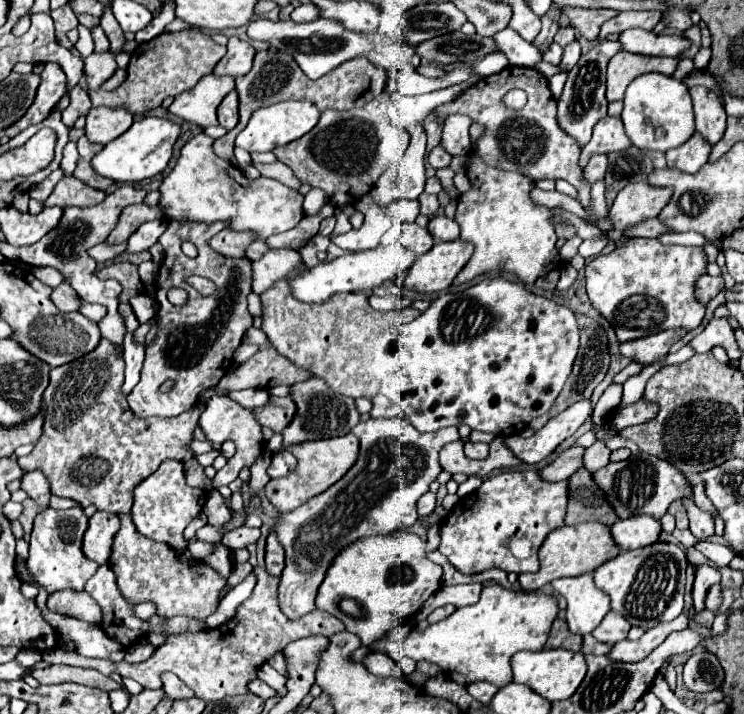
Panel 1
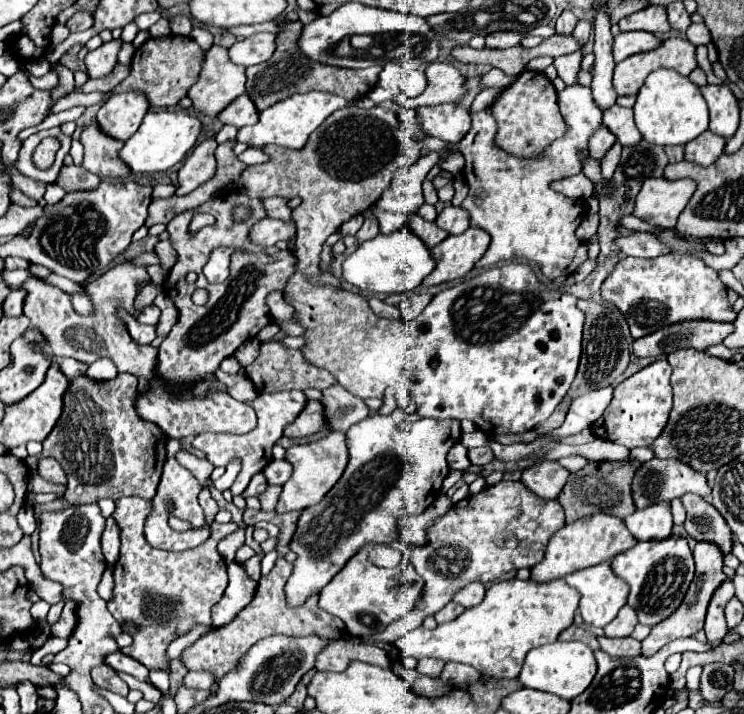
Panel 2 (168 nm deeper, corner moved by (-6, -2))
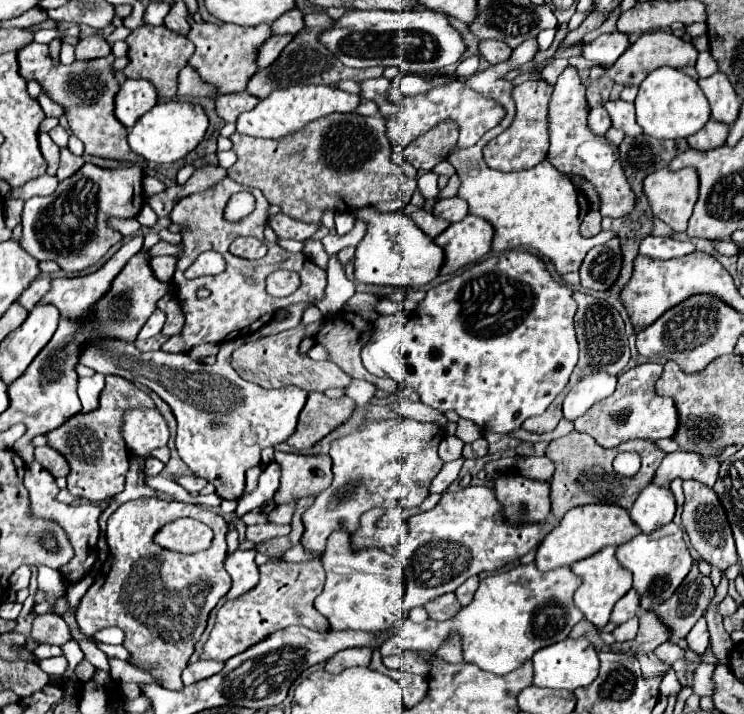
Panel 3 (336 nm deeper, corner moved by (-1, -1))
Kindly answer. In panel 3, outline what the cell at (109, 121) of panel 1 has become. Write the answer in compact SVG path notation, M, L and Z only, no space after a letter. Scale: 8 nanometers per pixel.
M125 80L115 98L115 116L123 126L131 128L147 110L157 104L157 100L157 90L149 80Z

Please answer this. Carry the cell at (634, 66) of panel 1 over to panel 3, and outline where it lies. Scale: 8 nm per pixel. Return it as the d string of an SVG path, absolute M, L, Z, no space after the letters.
M657 30L657 32L645 32L639 36L639 40L635 44L631 44L621 56L619 60L611 66L611 68L591 68L589 70L589 78L595 80L595 78L601 78L601 76L609 76L611 80L615 80L617 84L623 84L623 86L639 86L647 74L651 74L655 68L661 68L661 66L671 66L671 68L683 68L683 66L695 66L695 60L697 60L699 52L695 50L695 46L675 34L669 34L669 32L663 32L663 30Z

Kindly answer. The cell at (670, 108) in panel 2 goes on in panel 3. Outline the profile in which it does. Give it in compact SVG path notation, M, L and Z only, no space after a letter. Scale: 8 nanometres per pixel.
M667 66L653 70L643 80L643 84L639 86L639 94L635 98L635 108L637 108L637 122L643 128L643 132L659 140L687 138L699 132L711 118L709 102L699 84L681 70Z

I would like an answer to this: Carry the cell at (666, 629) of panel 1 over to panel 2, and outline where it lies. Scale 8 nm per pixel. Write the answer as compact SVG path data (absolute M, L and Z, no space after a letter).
M698 541L696 543L696 547L694 547L696 575L694 575L694 581L692 581L686 597L684 597L684 603L668 619L664 619L664 623L658 623L652 629L652 633L642 641L642 655L644 657L654 655L658 649L662 649L672 639L690 637L690 635L694 635L694 633L698 633L702 629L706 607L708 607L710 597L712 597L712 591L716 591L716 587L726 579L726 575L722 571L722 559L724 559L724 553L722 553L722 549L716 543L712 543L712 541Z

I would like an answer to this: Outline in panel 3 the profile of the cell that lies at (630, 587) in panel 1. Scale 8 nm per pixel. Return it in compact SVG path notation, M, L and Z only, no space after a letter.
M669 526L659 528L651 534L639 534L621 544L617 550L619 562L633 572L633 588L641 594L641 610L653 610L659 602L671 596L693 566L693 558L683 540L681 528L675 526L675 534L669 534L667 530Z

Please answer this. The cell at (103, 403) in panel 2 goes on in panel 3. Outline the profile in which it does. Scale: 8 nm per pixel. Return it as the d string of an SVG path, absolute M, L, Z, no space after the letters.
M107 376L107 384L101 392L101 406L91 414L77 414L63 426L47 434L49 446L55 446L67 462L71 462L71 474L67 476L67 490L73 496L87 498L89 502L103 502L119 494L125 486L125 474L129 470L129 452L119 436L119 422L127 406L155 406L149 394L137 388L133 382L121 376Z

